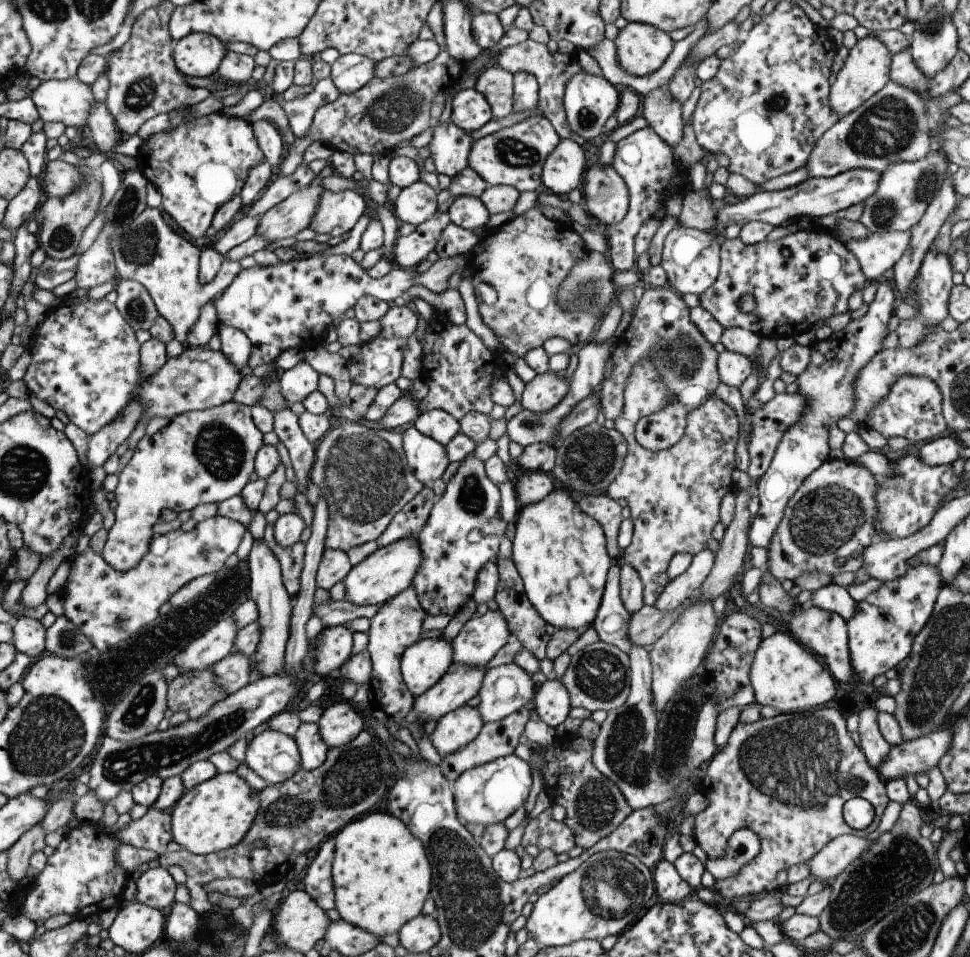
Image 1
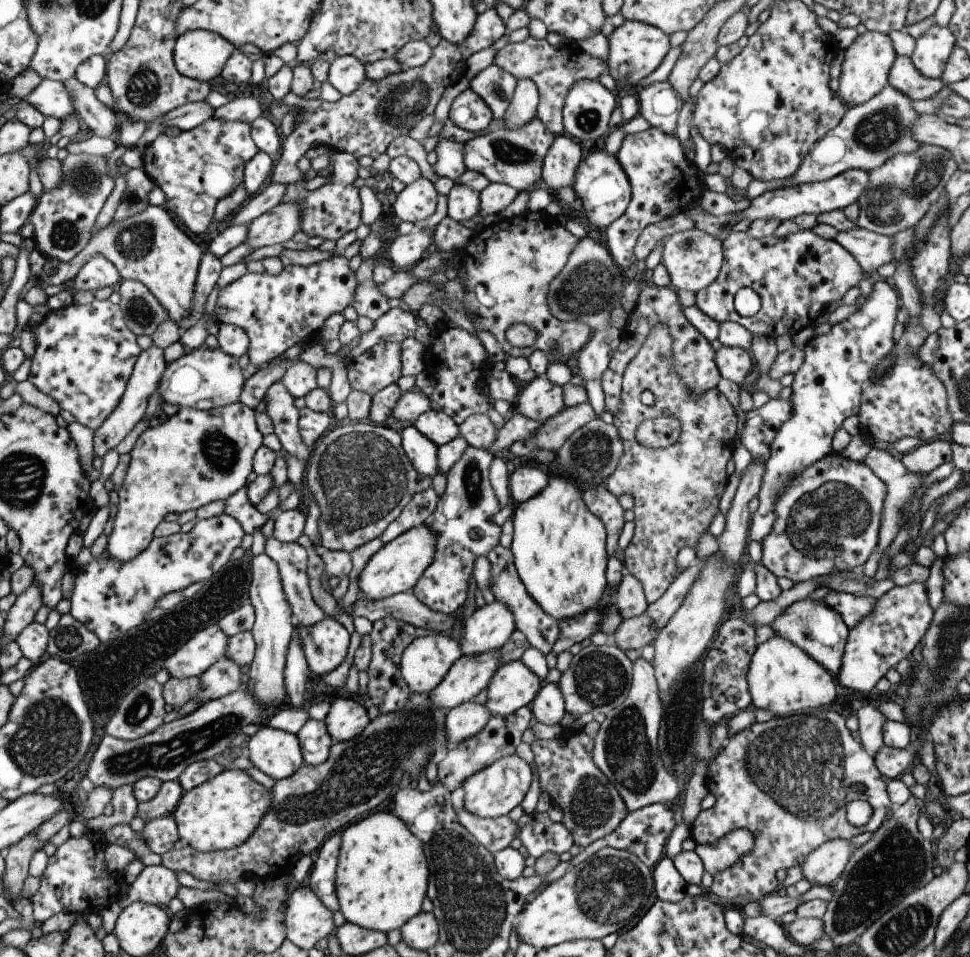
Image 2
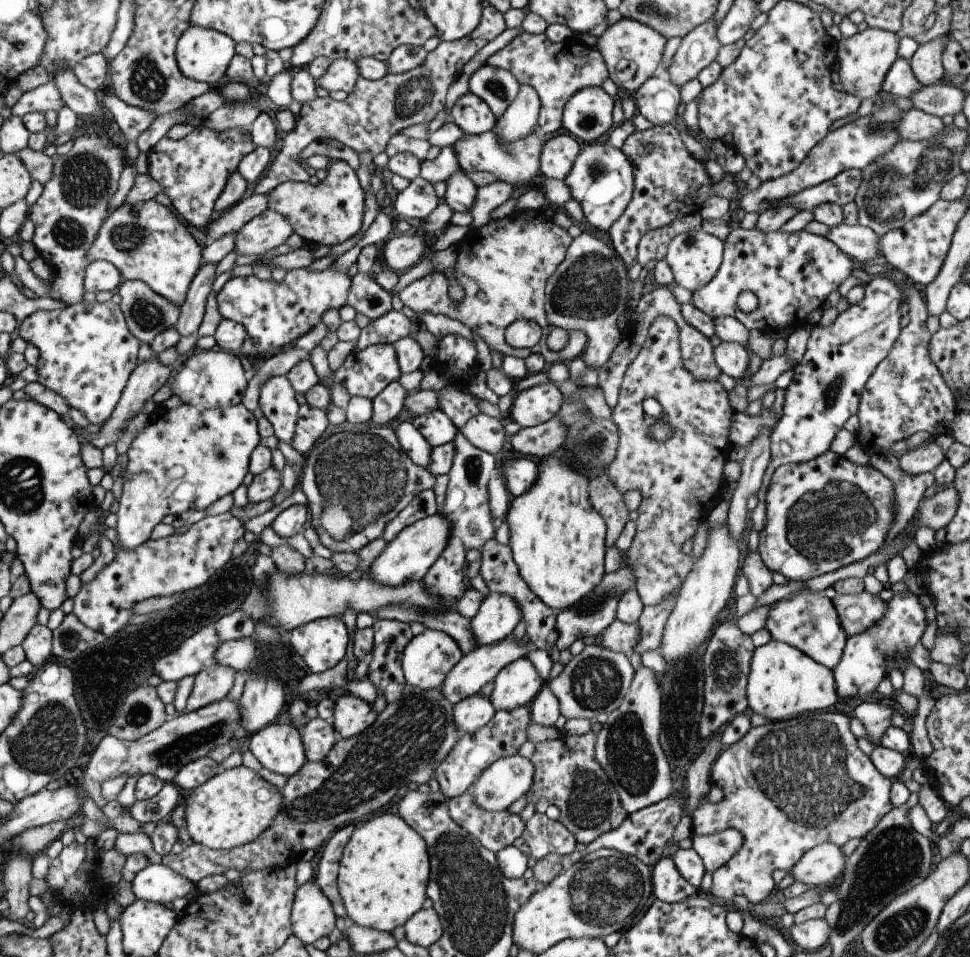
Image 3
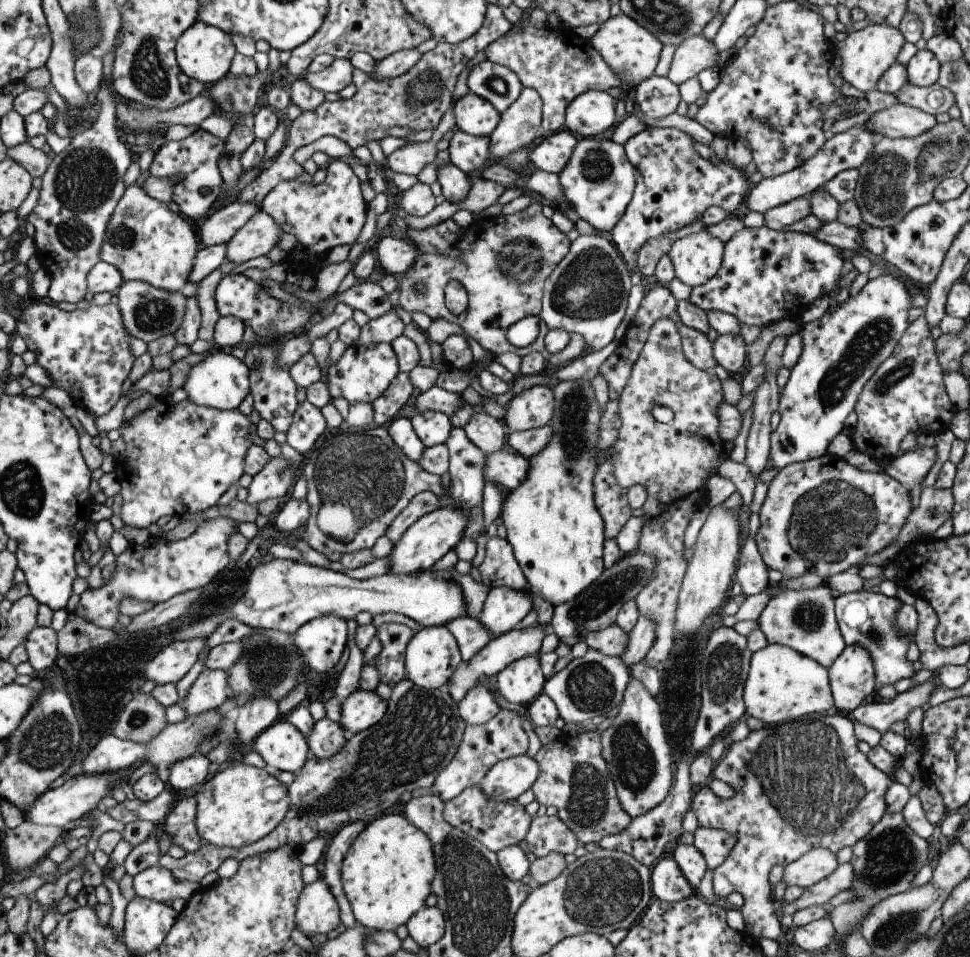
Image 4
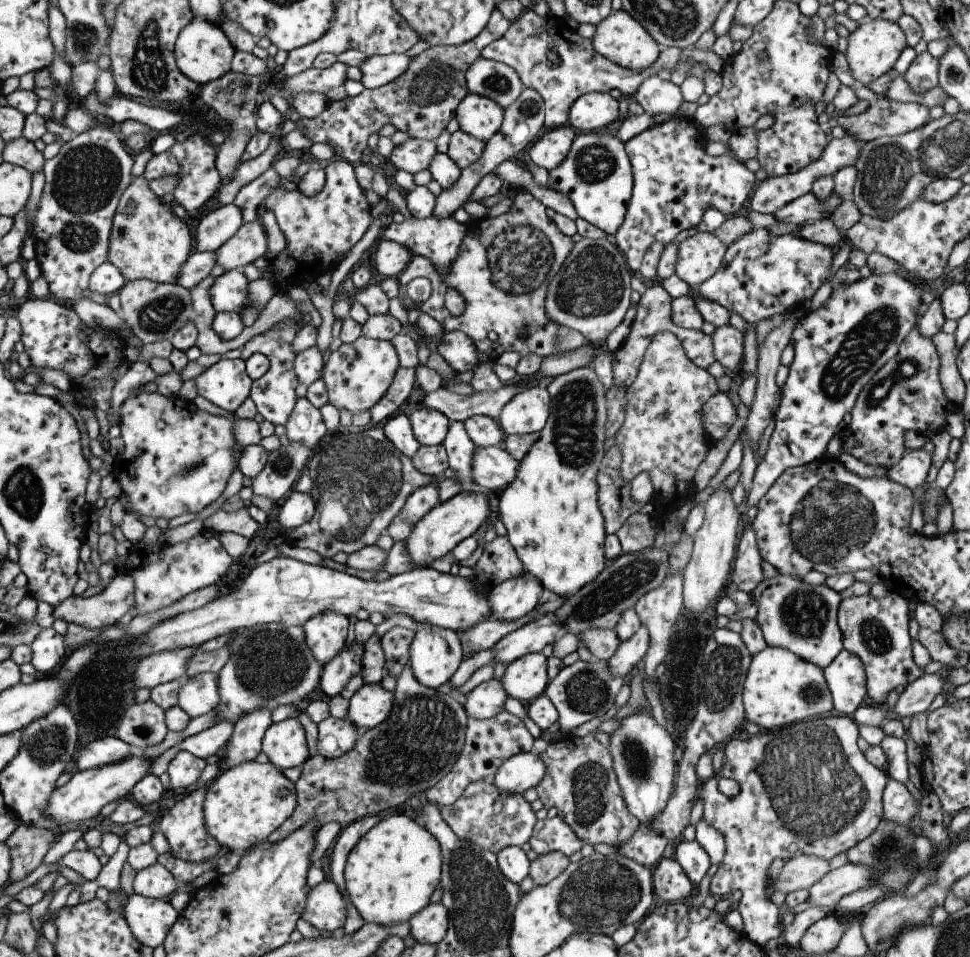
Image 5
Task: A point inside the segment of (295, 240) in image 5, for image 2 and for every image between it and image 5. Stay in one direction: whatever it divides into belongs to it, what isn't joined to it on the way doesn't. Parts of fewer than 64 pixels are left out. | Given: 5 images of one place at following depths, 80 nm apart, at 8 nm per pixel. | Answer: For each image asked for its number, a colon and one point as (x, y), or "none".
2: (332, 209)
3: (331, 211)
4: (322, 216)

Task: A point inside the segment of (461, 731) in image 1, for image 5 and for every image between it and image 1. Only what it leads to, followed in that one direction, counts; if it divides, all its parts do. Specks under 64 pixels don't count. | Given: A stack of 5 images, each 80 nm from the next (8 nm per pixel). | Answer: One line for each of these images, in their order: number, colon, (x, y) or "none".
2: (466, 719)
3: (470, 713)
4: (478, 705)
5: (486, 699)

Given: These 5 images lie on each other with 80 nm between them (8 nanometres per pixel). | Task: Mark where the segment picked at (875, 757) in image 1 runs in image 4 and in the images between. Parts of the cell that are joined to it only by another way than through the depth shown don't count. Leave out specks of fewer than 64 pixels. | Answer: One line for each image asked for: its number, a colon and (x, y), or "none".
2: (870, 719)
3: (876, 718)
4: (879, 715)

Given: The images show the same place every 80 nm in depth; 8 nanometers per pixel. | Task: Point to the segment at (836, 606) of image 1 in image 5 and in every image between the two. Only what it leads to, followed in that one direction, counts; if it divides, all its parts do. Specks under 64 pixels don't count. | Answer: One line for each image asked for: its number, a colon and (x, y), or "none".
2: (851, 609)
3: (857, 612)
4: (865, 619)
5: (875, 630)

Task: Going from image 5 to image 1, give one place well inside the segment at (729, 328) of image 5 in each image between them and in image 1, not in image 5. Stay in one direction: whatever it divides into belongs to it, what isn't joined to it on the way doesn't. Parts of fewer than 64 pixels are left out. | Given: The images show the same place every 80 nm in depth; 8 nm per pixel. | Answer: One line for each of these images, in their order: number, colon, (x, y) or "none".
1: (733, 368)
2: (732, 363)
3: (731, 358)
4: (728, 350)

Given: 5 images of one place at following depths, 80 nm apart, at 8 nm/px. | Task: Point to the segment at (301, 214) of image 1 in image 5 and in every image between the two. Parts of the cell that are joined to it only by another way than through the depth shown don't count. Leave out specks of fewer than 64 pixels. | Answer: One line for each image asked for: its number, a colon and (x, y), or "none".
2: (281, 222)
3: (267, 230)
4: (257, 237)
5: (248, 243)

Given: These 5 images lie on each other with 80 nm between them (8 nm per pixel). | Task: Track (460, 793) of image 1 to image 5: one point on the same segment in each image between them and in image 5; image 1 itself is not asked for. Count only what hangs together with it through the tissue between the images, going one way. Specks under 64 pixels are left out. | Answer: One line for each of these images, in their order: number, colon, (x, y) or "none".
2: (493, 791)
3: (501, 784)
4: (507, 779)
5: (519, 772)

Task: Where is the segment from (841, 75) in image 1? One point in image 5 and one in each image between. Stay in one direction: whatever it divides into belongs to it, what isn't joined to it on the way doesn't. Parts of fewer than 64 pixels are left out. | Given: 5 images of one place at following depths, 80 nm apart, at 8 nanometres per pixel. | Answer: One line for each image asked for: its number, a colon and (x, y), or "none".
2: (866, 61)
3: (863, 59)
4: (865, 54)
5: (872, 48)

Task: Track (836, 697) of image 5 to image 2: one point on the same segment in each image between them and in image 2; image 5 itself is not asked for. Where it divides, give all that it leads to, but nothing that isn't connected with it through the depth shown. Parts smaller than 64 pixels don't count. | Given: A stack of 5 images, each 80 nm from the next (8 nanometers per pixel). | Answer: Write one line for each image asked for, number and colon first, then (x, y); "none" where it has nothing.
2: (899, 619)
3: (860, 668)
4: (851, 676)

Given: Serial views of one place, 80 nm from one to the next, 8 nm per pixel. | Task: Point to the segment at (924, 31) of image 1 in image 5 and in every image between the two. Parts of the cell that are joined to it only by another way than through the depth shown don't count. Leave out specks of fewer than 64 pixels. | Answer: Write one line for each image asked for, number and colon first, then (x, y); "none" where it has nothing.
2: (931, 50)
3: (925, 64)
4: (922, 70)
5: (922, 75)

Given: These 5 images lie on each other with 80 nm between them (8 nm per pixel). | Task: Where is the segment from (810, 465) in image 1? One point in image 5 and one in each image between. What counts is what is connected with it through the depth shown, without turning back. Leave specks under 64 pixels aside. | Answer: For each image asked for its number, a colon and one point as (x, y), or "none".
2: (825, 390)
3: (824, 390)
4: (840, 351)
5: (837, 348)

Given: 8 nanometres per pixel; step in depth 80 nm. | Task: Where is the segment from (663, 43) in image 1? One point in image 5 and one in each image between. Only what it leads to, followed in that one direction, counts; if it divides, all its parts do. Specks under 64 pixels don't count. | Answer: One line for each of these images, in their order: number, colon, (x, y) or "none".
2: (641, 46)
3: (626, 39)
4: (632, 53)
5: (623, 41)

